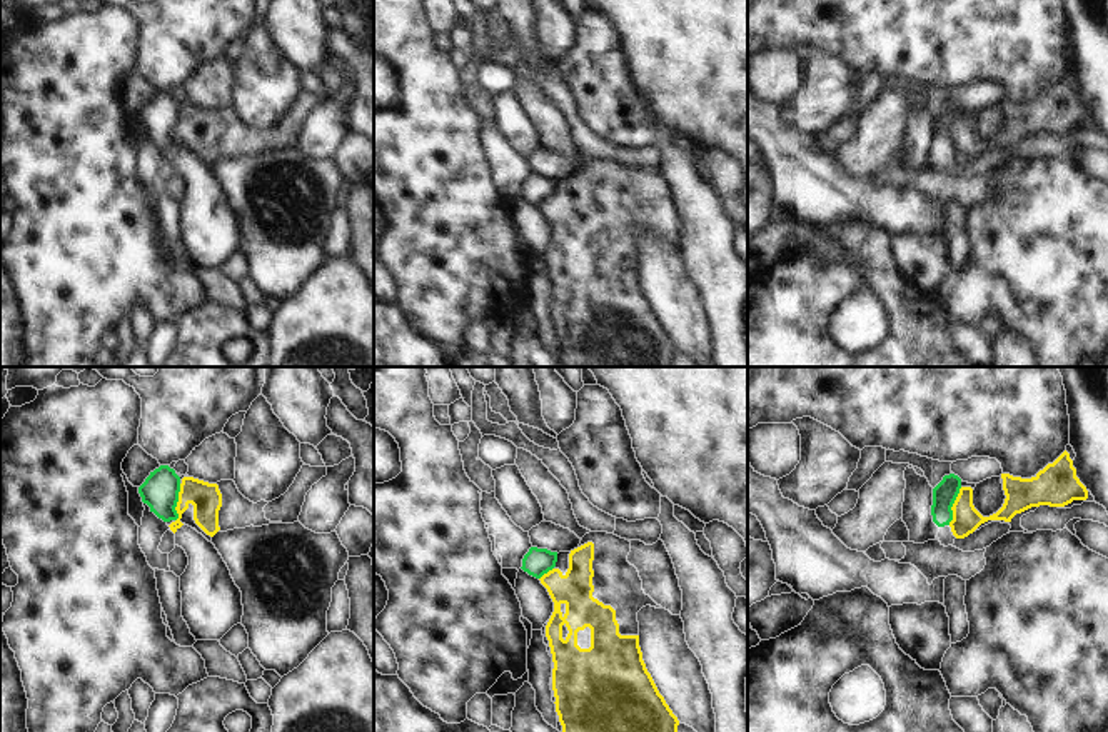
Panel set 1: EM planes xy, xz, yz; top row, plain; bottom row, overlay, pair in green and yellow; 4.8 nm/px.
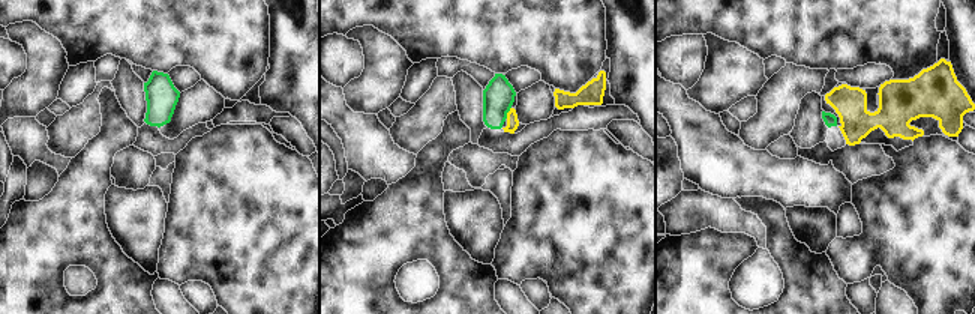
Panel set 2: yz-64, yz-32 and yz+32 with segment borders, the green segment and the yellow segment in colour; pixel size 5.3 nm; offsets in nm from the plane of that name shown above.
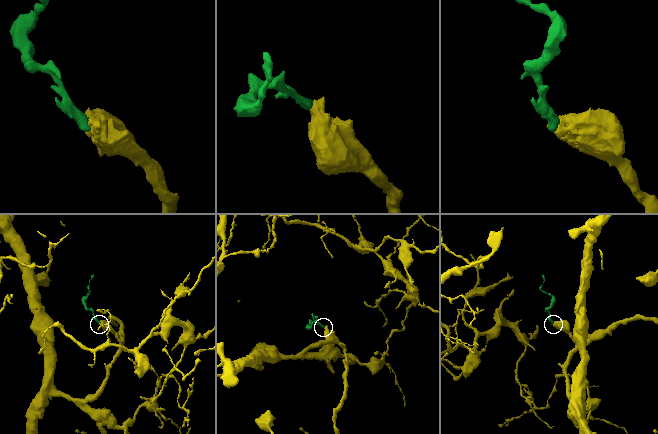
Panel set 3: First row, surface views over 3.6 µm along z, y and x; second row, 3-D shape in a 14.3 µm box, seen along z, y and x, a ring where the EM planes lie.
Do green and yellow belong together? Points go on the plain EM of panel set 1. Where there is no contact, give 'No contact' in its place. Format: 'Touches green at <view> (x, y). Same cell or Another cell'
Touches green at yz (951, 132). Another cell

